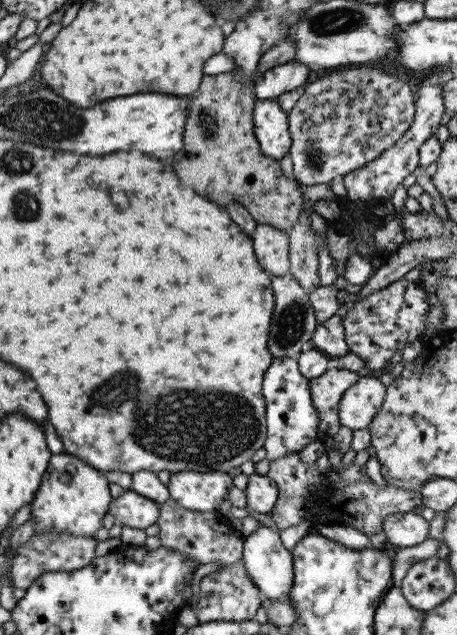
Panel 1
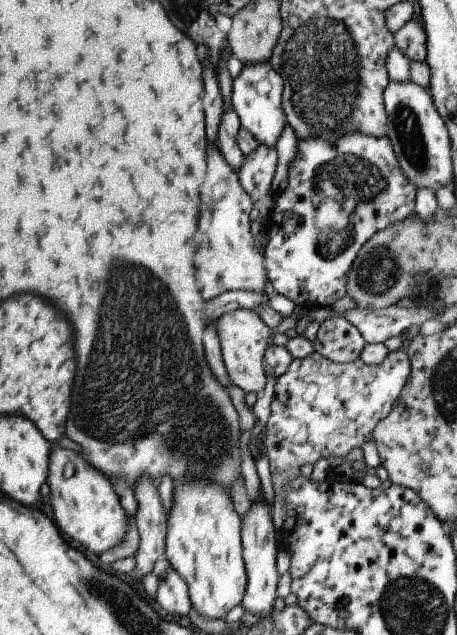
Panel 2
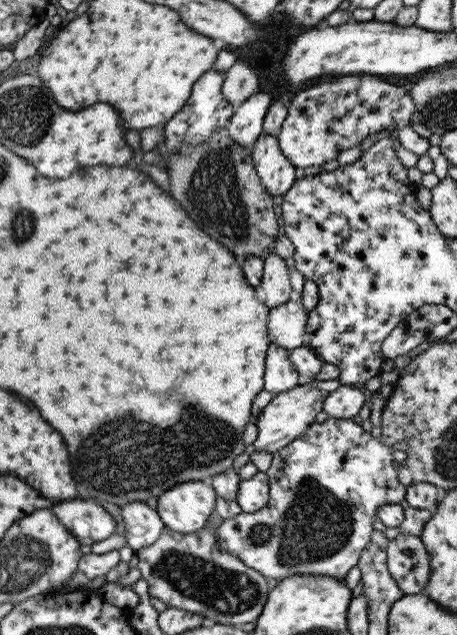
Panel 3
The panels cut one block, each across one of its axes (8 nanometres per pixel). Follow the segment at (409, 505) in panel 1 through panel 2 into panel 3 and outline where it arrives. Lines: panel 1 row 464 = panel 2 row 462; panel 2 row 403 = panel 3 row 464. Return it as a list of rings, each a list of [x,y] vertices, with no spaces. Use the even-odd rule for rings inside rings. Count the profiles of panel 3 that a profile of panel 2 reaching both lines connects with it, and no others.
[[[328,417],[324,422],[313,422],[295,440],[291,440],[282,449],[279,448],[277,452],[271,454],[271,464],[264,472],[268,480],[267,504],[258,511],[252,513],[240,512],[235,517],[222,519],[221,523],[217,525],[217,546],[223,552],[229,552],[229,554],[237,556],[244,566],[256,570],[266,580],[272,579],[279,582],[287,576],[320,575],[341,581],[347,575],[347,572],[356,566],[359,555],[363,552],[363,547],[367,547],[367,543],[370,542],[369,538],[373,530],[372,522],[376,518],[377,507],[383,504],[399,504],[405,498],[406,486],[403,486],[397,480],[397,465],[401,462],[402,454],[400,452],[393,450],[391,445],[381,443],[379,439],[371,436],[369,432],[365,432],[361,425],[356,424],[351,419],[343,422],[342,419]]]

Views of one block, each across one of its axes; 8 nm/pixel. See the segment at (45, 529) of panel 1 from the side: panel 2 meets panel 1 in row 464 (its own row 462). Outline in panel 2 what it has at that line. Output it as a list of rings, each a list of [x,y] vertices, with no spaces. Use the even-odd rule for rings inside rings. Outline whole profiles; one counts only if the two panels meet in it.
[[[51,444],[46,484],[49,487],[49,506],[59,532],[75,540],[81,550],[94,551],[100,555],[115,546],[128,523],[126,512],[118,504],[119,499],[109,483],[108,476],[93,468],[81,452]]]

